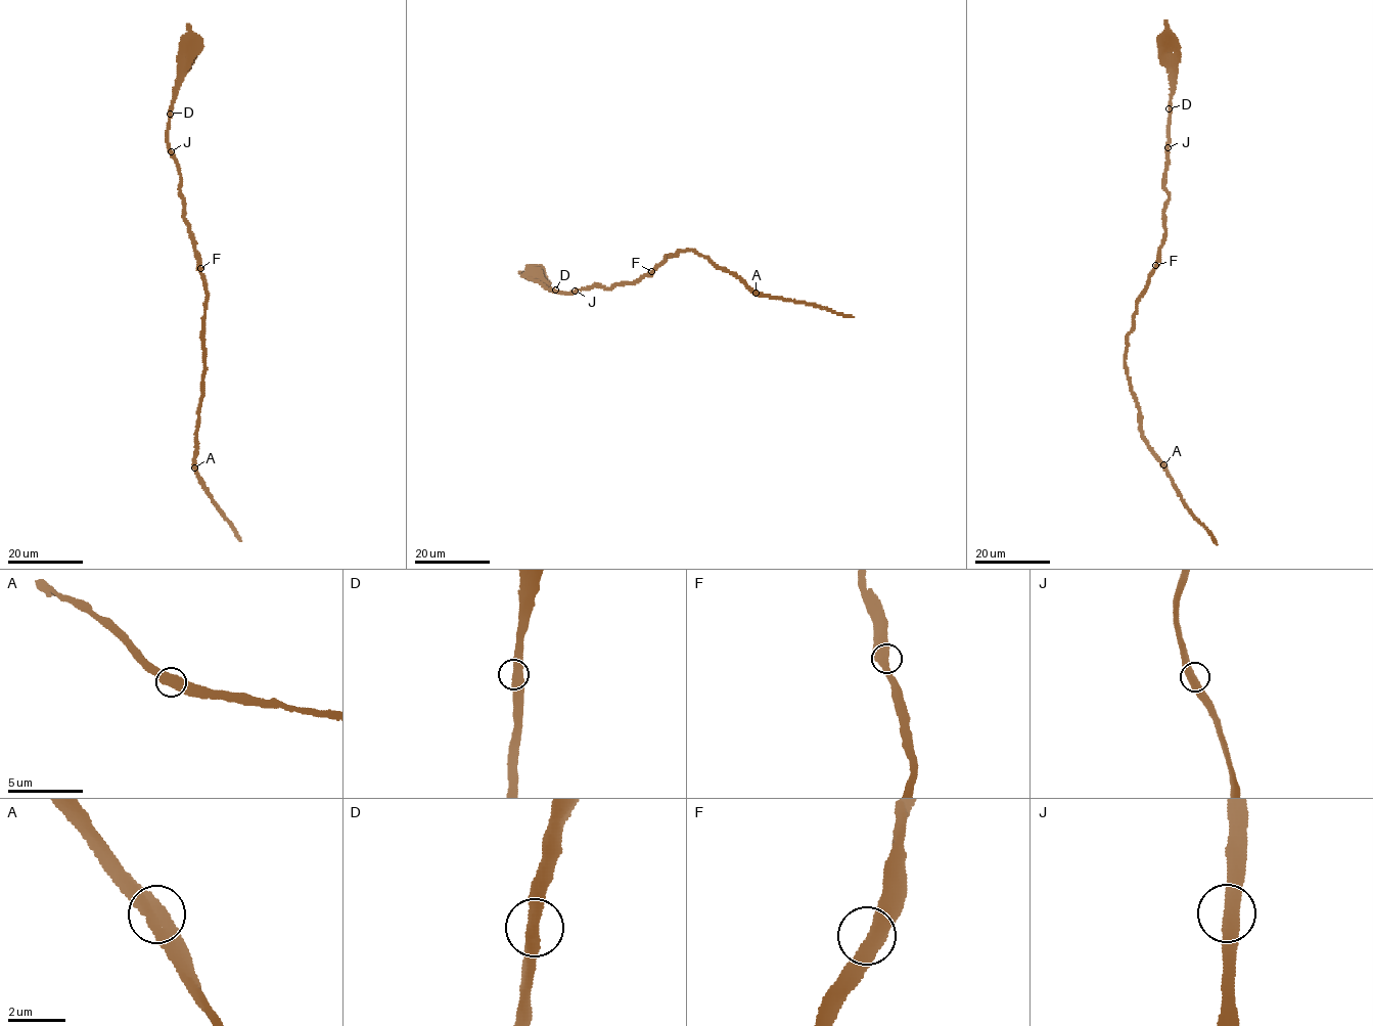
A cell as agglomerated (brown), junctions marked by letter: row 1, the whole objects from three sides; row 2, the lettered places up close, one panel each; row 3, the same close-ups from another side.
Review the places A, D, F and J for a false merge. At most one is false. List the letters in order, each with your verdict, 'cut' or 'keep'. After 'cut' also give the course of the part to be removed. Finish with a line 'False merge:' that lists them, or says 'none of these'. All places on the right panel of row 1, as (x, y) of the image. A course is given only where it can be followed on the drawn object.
A: keep
D: keep
F: keep
J: keep
False merge: none of these

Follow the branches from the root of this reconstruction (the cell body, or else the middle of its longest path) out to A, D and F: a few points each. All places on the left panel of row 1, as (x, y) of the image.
A: (191, 42), (185, 42), (173, 90), (167, 147), (180, 172), (183, 219), (207, 296), (194, 467)
D: (191, 42), (190, 39), (185, 42), (185, 55), (173, 90), (170, 114)
F: (191, 42), (190, 39), (185, 42), (185, 55), (173, 90), (167, 147), (180, 172), (183, 219), (200, 268)

